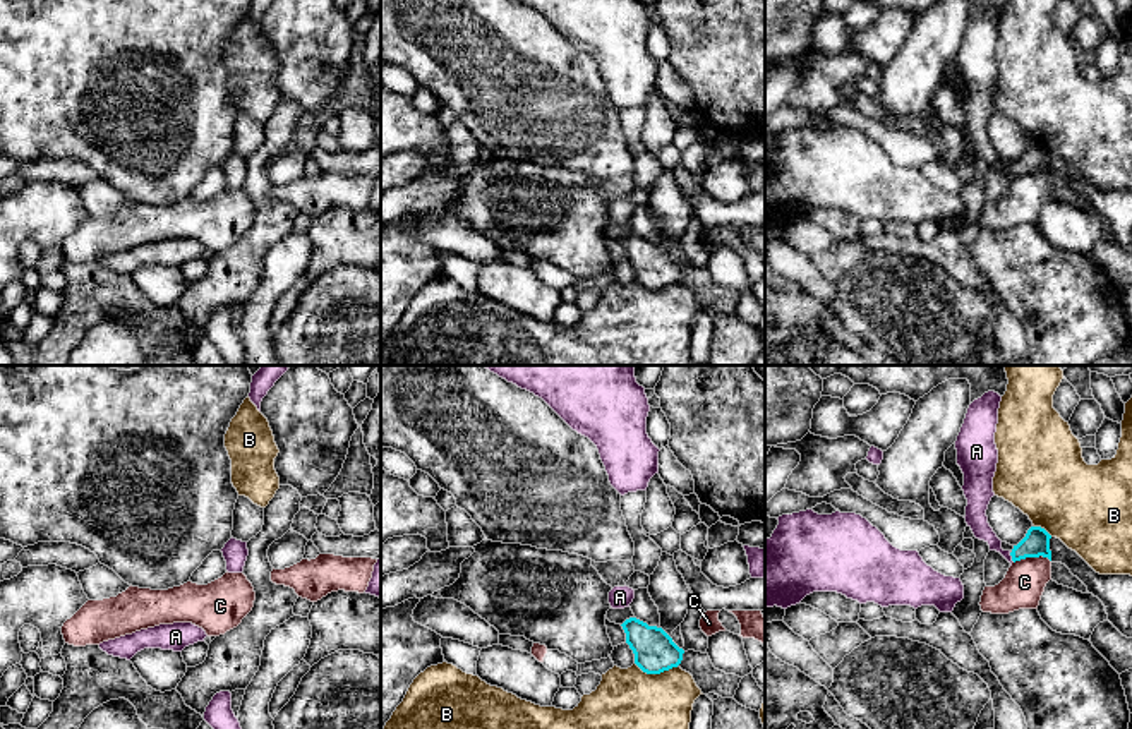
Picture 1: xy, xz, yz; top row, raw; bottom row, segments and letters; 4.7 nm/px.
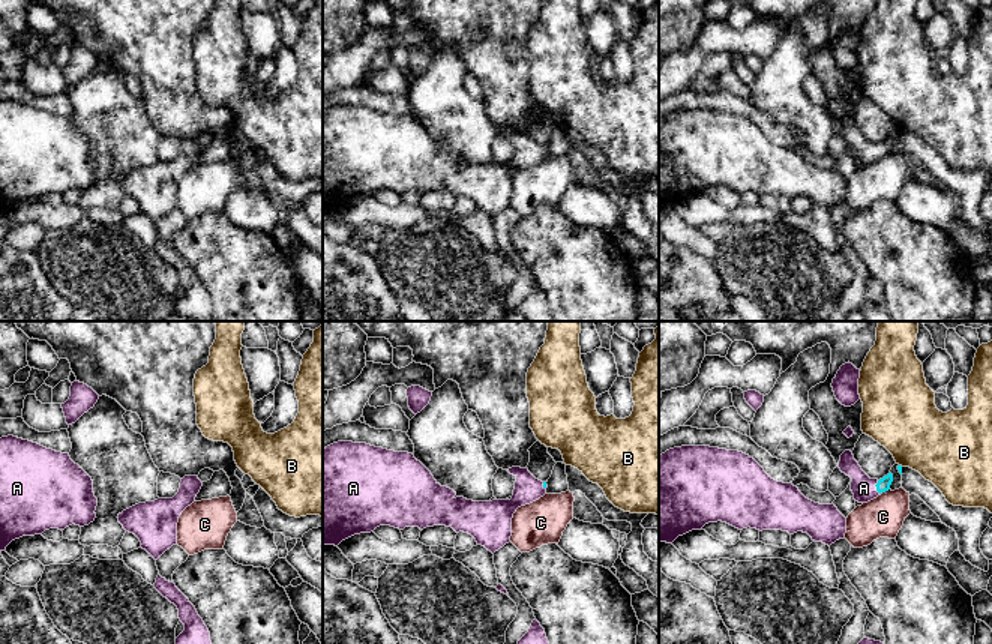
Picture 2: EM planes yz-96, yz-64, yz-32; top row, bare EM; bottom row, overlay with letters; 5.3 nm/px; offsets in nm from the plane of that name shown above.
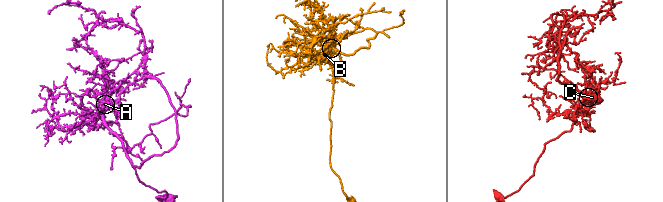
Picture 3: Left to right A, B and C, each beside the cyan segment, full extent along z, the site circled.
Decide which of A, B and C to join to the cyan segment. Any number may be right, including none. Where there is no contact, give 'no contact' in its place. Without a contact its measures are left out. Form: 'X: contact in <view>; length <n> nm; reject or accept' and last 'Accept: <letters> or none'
A: contact in yz; length 50 nm; accept
B: contact in xz; length 200 nm; reject
C: contact in yz; length 180 nm; reject
Accept: A

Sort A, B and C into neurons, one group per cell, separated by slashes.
A / B / C

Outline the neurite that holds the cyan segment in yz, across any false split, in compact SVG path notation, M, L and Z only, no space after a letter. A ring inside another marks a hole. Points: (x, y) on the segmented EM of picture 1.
M995 391L974 400L966 413L955 441L957 465L964 473L966 523L974 537L984 540L990 551L1000 552L1010 566L1026 557L1048 557L1051 561L1051 535L1041 527L1031 527L1012 551L1002 549L1002 540L988 523L986 509L995 496L993 477L998 463L995 432L1002 396Z

